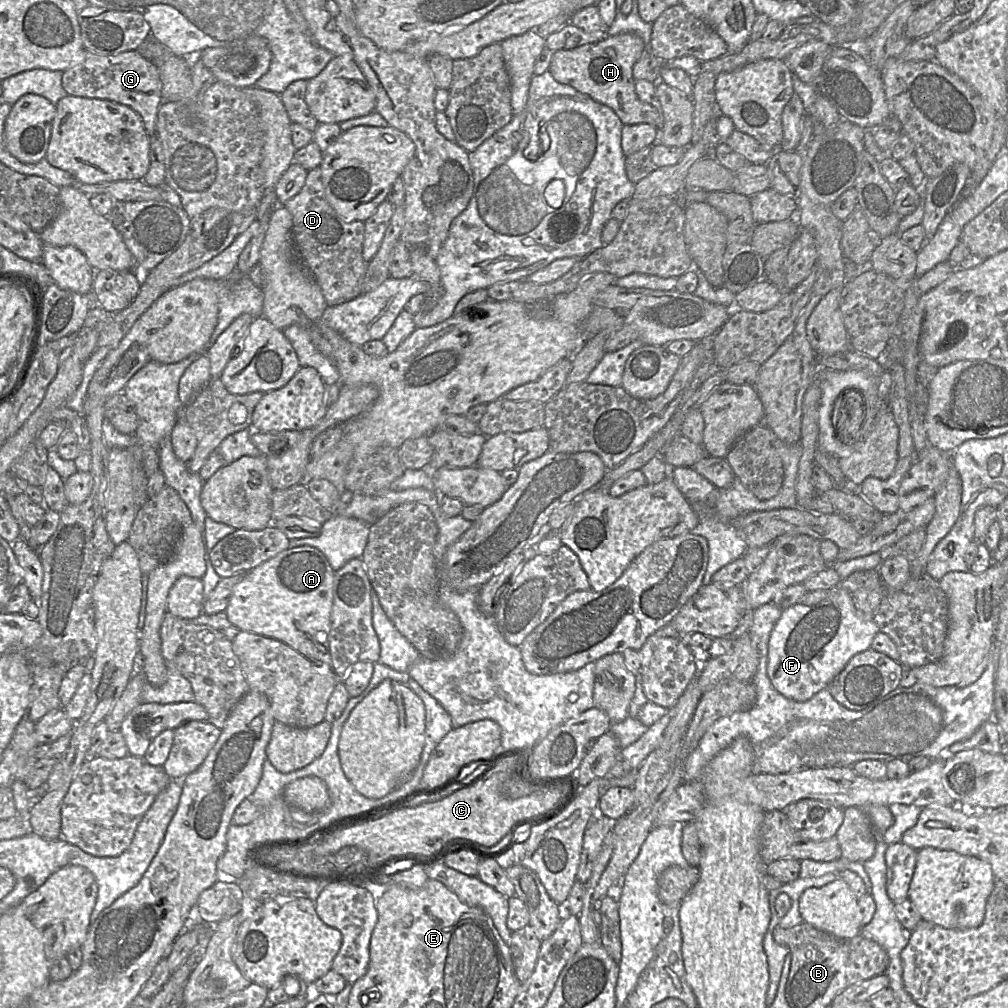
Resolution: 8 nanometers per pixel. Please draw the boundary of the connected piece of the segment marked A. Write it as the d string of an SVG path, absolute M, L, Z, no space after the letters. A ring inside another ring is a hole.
M311 546L289 548L244 574L244 578L233 588L225 613L240 631L281 641L313 664L332 668L329 632L334 573L327 558L318 549Z

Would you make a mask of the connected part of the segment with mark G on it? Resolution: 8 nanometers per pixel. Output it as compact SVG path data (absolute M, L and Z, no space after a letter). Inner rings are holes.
M85 50L83 62L63 72L62 86L68 95L111 100L130 107L142 118L149 136L156 134L158 111L163 103L161 80L157 67L138 51L102 56Z

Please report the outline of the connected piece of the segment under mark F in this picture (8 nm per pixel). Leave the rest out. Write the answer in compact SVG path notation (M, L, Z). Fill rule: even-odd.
M841 585L829 590L827 597L816 605L784 608L769 640L768 678L784 697L806 702L826 689L853 656L869 649L878 632L873 618L858 612L852 594Z

